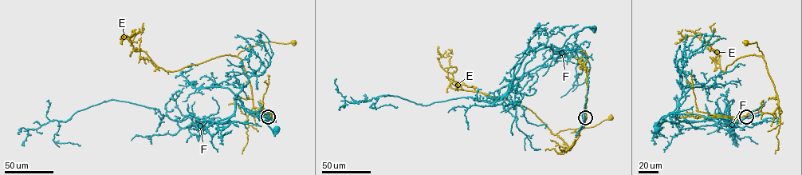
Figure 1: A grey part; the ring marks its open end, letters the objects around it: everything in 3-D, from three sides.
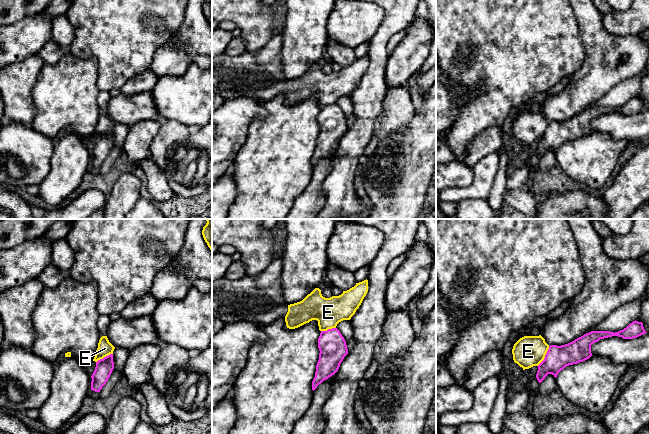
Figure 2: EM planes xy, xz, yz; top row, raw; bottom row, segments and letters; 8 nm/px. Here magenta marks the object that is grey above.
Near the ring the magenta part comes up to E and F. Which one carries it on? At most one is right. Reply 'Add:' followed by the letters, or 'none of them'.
Add: F

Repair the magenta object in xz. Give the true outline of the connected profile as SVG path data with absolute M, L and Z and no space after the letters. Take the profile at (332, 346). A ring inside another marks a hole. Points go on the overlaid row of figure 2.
M337 328L321 331L318 338L319 360L312 381L314 391L324 380L334 375L348 354L346 341Z

